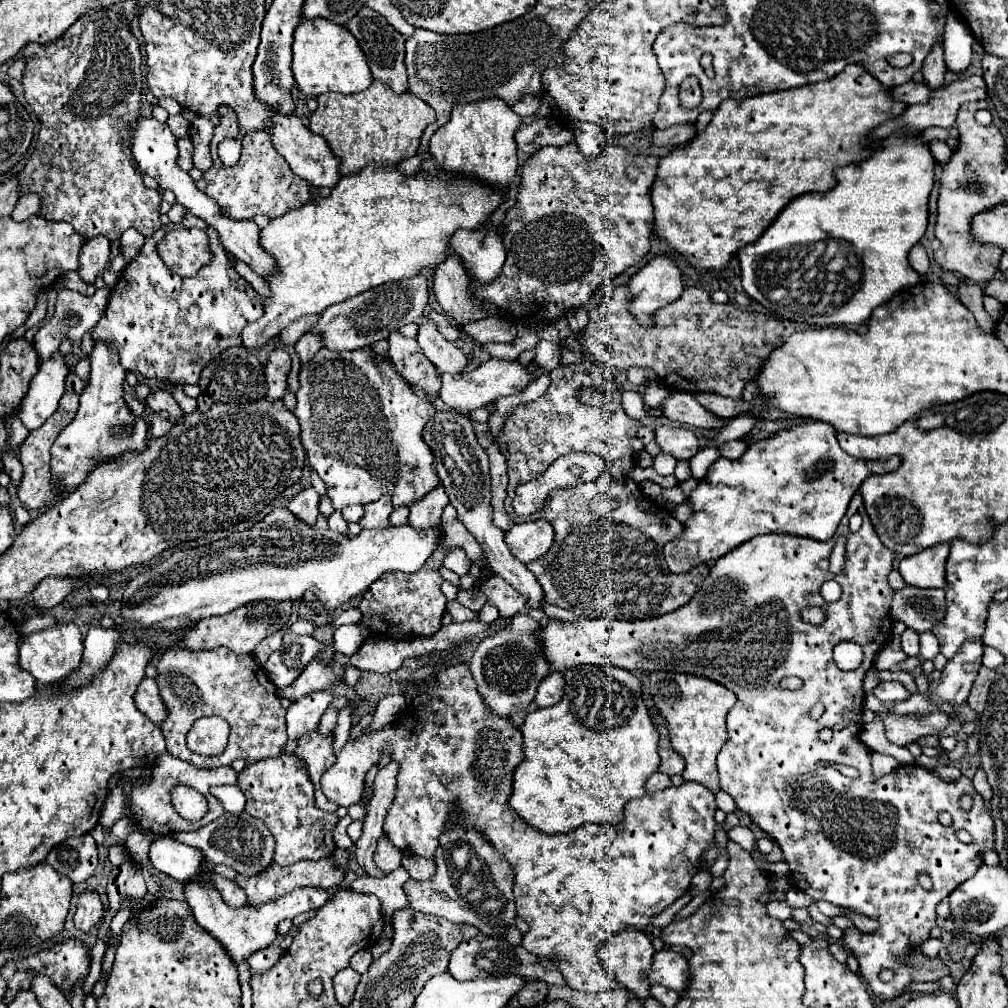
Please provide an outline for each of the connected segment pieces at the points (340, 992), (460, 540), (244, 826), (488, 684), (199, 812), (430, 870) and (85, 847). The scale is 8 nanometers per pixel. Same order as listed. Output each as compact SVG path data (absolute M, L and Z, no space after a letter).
M344 969L340 971L340 975L334 977L334 991L336 991L336 999L342 1007L346 1007L356 991L356 983L360 981L360 973L356 973L354 969Z
M448 505L442 513L442 527L444 527L444 537L440 539L440 543L436 545L436 549L454 549L460 547L466 551L466 555L476 561L482 555L480 545L476 543L474 535L468 533L468 529L456 519L456 509L452 509L452 505Z
M242 811L240 815L232 815L232 813L222 813L218 819L214 819L212 823L204 825L202 829L198 831L192 831L192 833L174 833L172 835L176 841L188 845L188 847L194 847L198 849L206 861L210 863L222 863L222 865L228 865L232 867L236 873L242 873L242 875L256 875L260 871L264 871L270 863L272 863L272 853L274 853L274 837L272 833L268 831L268 827L248 815L246 811Z
M520 613L514 617L510 627L486 637L468 661L468 667L478 683L478 693L494 715L508 717L524 711L534 701L540 681L550 673L548 661L544 659L540 641L536 637L538 627L540 623L530 619L528 613Z
M180 785L172 791L172 805L188 821L200 821L208 811L208 801L196 789Z
M406 855L402 859L402 865L404 869L410 873L412 879L430 879L434 877L434 871L436 871L436 865L434 865L434 859L420 859L416 855Z
M90 833L66 839L52 847L46 857L46 863L52 865L58 873L66 875L72 883L82 883L94 875L94 869L98 865L96 843Z

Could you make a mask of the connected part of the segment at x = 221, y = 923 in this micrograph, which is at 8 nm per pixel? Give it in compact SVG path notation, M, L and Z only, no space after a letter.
M206 863L202 867L198 879L188 879L184 883L184 897L194 911L198 925L202 925L210 935L214 935L236 963L240 963L242 959L248 959L252 953L272 945L272 941L276 939L276 925L282 919L294 919L296 915L306 913L310 909L320 909L328 901L328 891L304 887L304 889L296 889L288 895L282 895L276 901L260 905L260 907L232 909L220 899L220 893L216 893L216 887L212 887L212 883L208 883L208 879L204 879L204 875L208 875L208 871L210 871L210 867Z

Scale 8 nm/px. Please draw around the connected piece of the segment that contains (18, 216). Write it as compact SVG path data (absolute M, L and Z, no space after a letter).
M22 195L20 199L18 199L18 203L16 203L16 207L14 207L14 211L12 211L12 219L14 221L26 221L28 217L32 217L32 215L36 215L40 211L40 199L38 199L38 195Z

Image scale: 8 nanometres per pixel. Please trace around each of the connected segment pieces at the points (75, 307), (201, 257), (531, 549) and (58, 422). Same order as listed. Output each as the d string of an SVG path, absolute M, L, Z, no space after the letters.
M102 287L94 293L94 297L84 297L76 291L70 289L60 289L58 291L58 301L56 301L56 313L52 317L50 323L46 323L44 327L38 329L38 333L34 335L34 347L40 355L40 361L46 361L48 357L52 357L58 351L58 345L64 337L68 337L70 341L78 341L82 339L82 335L86 331L90 331L102 317L102 311L108 303L108 295L110 295L110 287Z
M174 229L160 243L158 253L166 267L182 277L196 275L210 261L208 235L202 229Z
M546 519L538 521L526 521L520 525L514 525L506 533L506 543L512 555L522 561L530 563L534 559L540 559L546 555L554 543L554 529Z
M66 393L60 399L60 407L58 411L36 431L32 431L28 435L28 439L22 443L22 447L18 449L22 465L24 465L24 475L22 481L18 483L18 499L28 507L28 509L44 509L56 495L56 489L52 487L52 473L50 473L50 447L54 443L54 439L60 435L60 431L74 419L76 411L78 411L78 393Z

